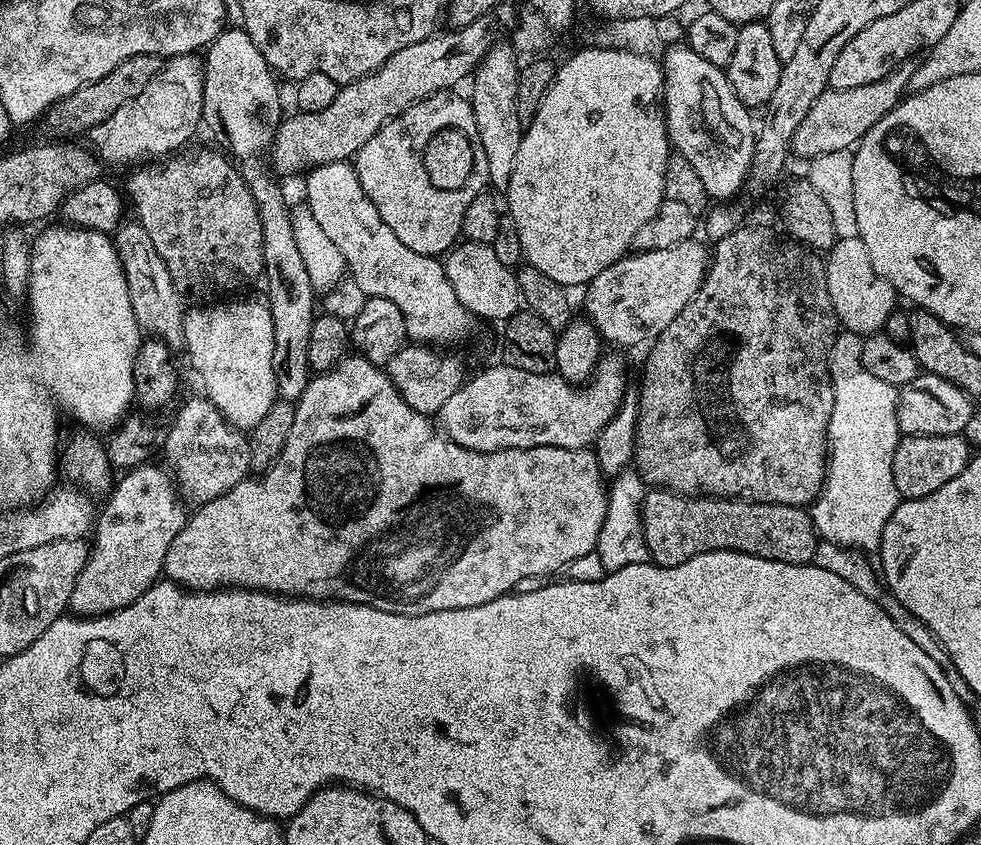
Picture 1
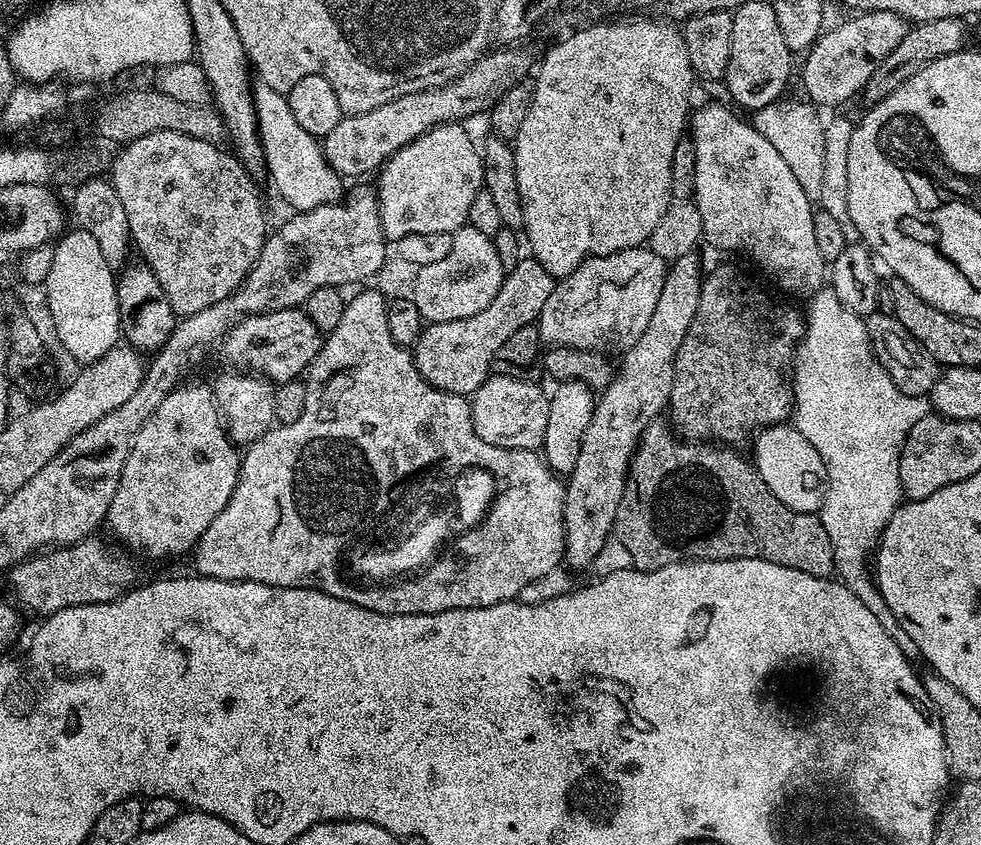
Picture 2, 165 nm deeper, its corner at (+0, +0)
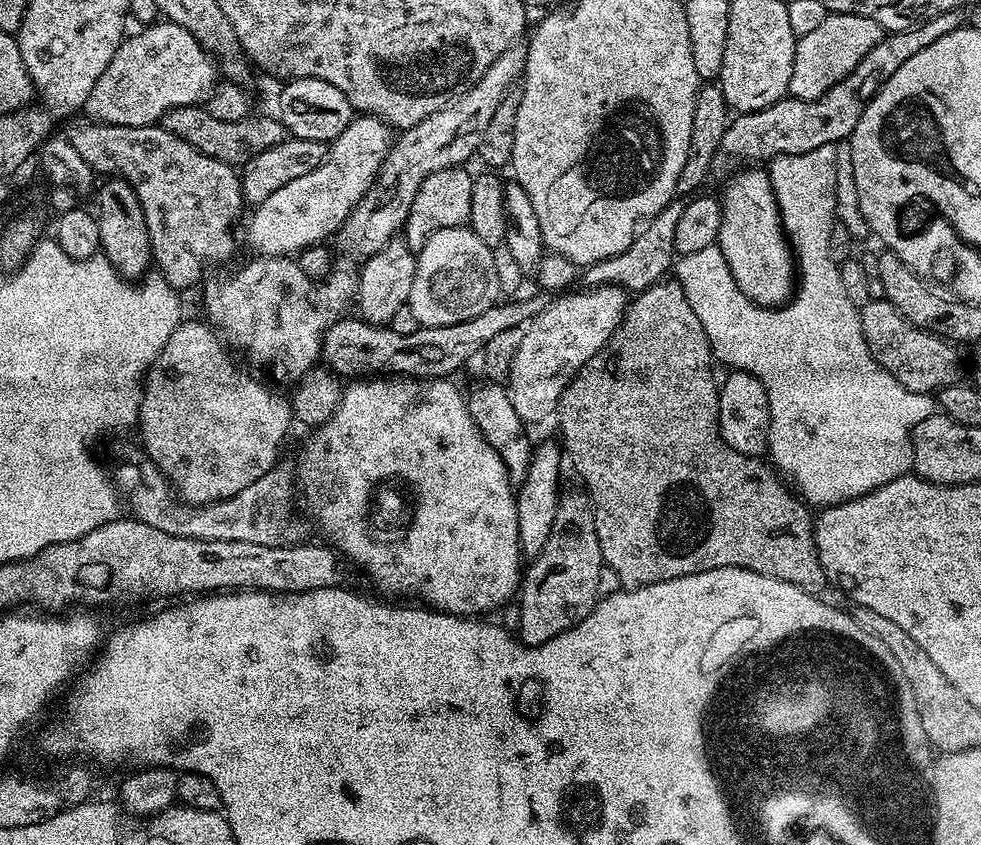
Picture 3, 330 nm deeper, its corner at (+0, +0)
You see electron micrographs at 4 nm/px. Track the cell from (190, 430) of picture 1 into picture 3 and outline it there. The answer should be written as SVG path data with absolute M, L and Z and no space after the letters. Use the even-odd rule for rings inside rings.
M287 256L251 259L225 280L209 279L203 285L207 323L217 329L237 353L248 352L250 359L265 360L268 364L277 359L276 372L281 382L295 386L306 370L317 367L328 327L341 319L348 307L353 307L357 273L336 266L325 279L315 281L302 274L299 263Z

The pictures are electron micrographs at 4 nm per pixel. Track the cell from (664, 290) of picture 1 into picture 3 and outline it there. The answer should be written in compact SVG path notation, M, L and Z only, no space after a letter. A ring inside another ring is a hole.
M615 284L576 291L565 291L557 295L560 297L553 304L552 301L545 303L542 311L528 321L522 346L518 346L518 354L514 354L506 391L525 425L536 424L559 409L560 396L566 386L583 364L604 351L630 304L629 293Z

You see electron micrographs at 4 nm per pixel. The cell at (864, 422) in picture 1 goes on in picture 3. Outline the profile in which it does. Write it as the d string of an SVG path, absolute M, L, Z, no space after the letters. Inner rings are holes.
M836 145L818 146L818 150L810 150L808 154L775 156L767 165L766 171L780 207L780 220L784 223L784 234L794 249L794 259L798 269L798 287L795 289L792 299L778 308L763 308L761 304L755 304L750 298L746 298L746 294L742 294L742 290L738 290L738 282L734 282L734 274L730 274L730 266L726 264L726 258L722 254L719 243L705 246L703 250L694 250L694 254L680 256L674 264L674 279L682 286L682 290L686 294L686 302L690 302L690 310L694 310L694 314L698 314L698 322L702 322L702 330L706 330L708 345L712 348L713 361L719 362L721 360L722 363L729 364L729 369L750 372L762 382L770 406L770 422L766 429L766 448L768 444L768 450L772 454L773 460L771 463L785 477L792 476L791 483L793 485L796 483L800 487L798 489L799 495L809 505L846 504L886 486L888 482L894 482L899 476L909 475L913 471L912 432L915 431L920 422L934 415L934 400L927 392L906 390L906 386L902 386L902 382L898 382L898 378L894 378L894 374L890 374L875 360L870 354L870 350L866 346L866 338L862 334L860 308L854 302L850 302L850 298L846 298L846 289L842 287L840 264L830 254L830 234L832 227L838 223L836 218Z

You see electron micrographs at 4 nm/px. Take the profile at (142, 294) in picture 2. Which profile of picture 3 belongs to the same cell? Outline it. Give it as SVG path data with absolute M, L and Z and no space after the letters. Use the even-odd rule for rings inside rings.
M108 178L103 183L94 207L100 239L99 251L125 280L139 281L154 264L150 230L146 230L146 214L138 202L138 196L125 180Z

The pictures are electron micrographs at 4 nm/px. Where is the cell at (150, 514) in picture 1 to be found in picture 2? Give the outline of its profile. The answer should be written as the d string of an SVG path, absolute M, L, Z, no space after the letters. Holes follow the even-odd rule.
M185 383L183 386L174 389L173 392L168 393L164 401L160 403L159 410L144 423L142 430L138 430L138 438L130 450L130 458L126 458L126 466L122 466L122 478L118 482L118 490L114 490L114 498L110 502L110 510L106 517L106 528L109 528L117 536L115 539L121 545L131 549L137 557L145 556L148 560L168 560L171 556L184 556L187 552L189 555L202 538L202 534L206 534L206 526L210 526L210 522L214 522L214 518L218 518L218 514L222 514L226 502L230 502L230 494L234 494L234 486L240 477L242 456L237 445L233 444L228 438L228 433L224 427L220 409L216 406L216 398L212 394L211 387L207 383L205 385L187 384Z

